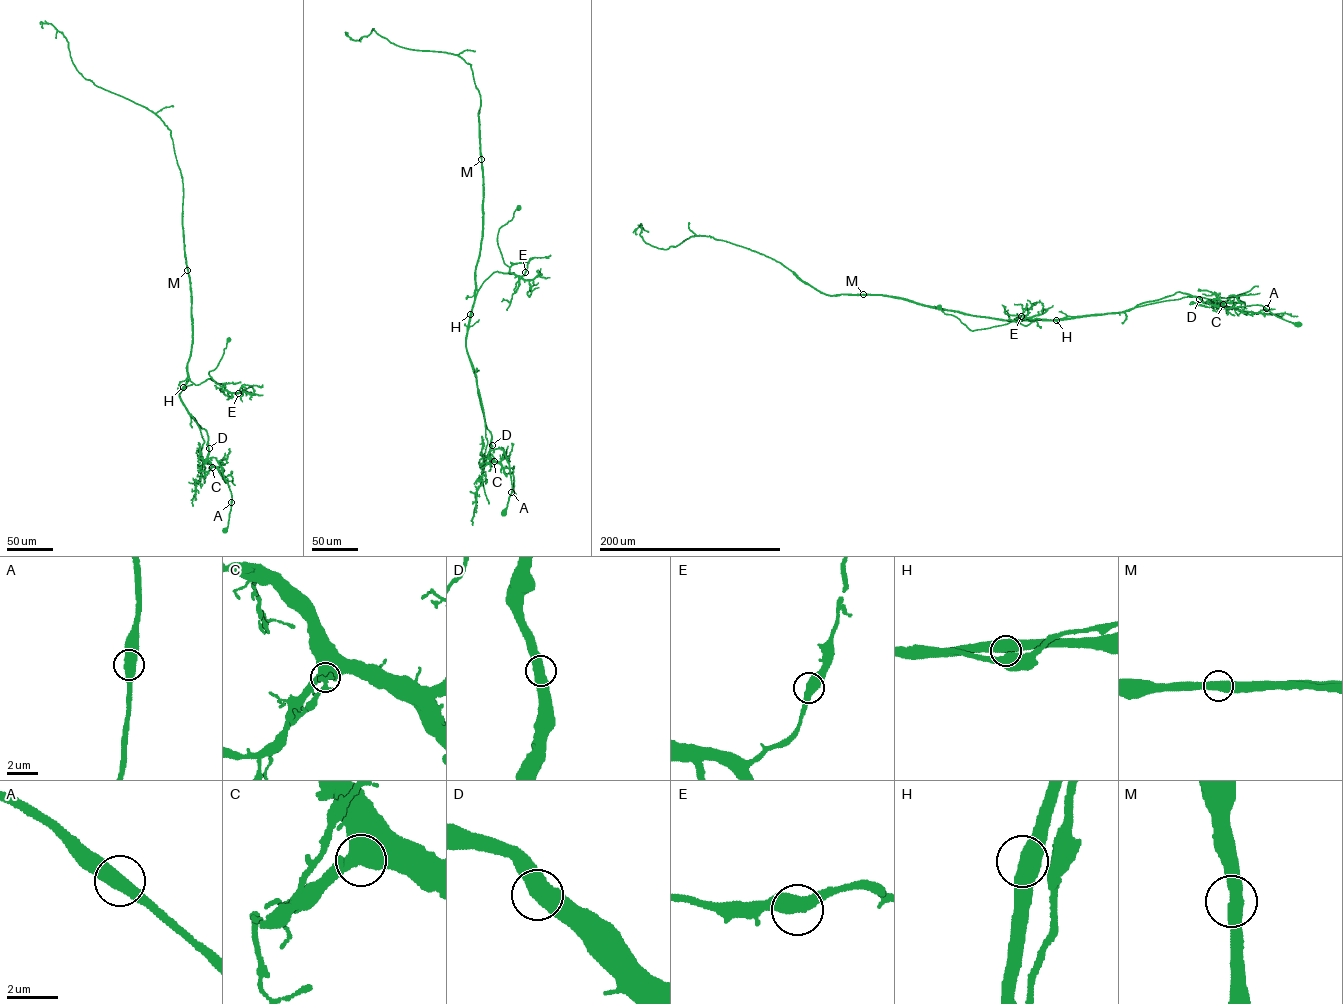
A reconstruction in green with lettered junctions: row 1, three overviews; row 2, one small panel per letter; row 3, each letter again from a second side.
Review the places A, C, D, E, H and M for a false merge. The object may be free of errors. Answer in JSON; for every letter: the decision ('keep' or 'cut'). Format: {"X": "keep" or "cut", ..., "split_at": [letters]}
{"A": "keep", "C": "keep", "D": "keep", "E": "keep", "H": "keep", "M": "cut", "split_at": ["M"]}

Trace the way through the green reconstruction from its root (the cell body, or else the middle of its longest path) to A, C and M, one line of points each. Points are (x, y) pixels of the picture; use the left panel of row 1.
A: (225, 529), (231, 502)
C: (225, 529), (231, 508), (231, 491), (215, 457), (207, 458), (212, 467)
M: (225, 529), (231, 491), (216, 458), (207, 457), (206, 431), (179, 397), (187, 380), (192, 342), (187, 270)

